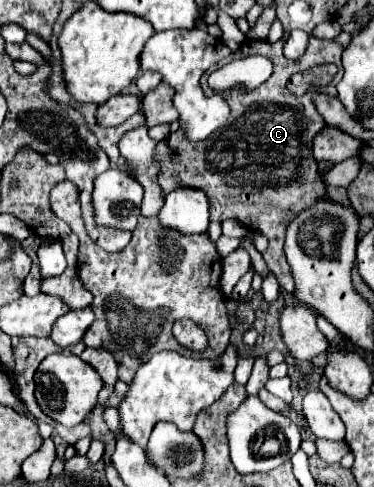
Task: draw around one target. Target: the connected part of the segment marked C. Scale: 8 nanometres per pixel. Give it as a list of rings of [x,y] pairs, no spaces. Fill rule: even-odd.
[[[310,35],[310,41],[308,41],[308,47],[306,47],[306,53],[296,59],[296,61],[290,61],[284,57],[284,43],[286,43],[286,37],[282,37],[280,41],[276,43],[270,43],[270,41],[244,41],[242,47],[234,53],[234,57],[248,57],[248,55],[264,55],[264,57],[274,57],[274,75],[262,83],[260,87],[256,87],[254,91],[246,91],[246,93],[232,93],[228,95],[228,105],[230,105],[230,121],[218,129],[216,133],[212,133],[206,141],[200,141],[200,143],[190,143],[184,139],[184,133],[182,131],[176,131],[172,133],[166,143],[158,143],[156,147],[156,157],[158,157],[158,163],[160,163],[160,175],[158,175],[158,181],[164,189],[164,193],[176,189],[176,187],[196,187],[196,189],[202,189],[206,191],[206,195],[210,197],[210,205],[212,205],[212,221],[224,221],[224,219],[230,219],[230,217],[238,217],[248,229],[252,231],[260,231],[268,237],[270,245],[266,249],[266,253],[262,255],[268,269],[278,277],[280,281],[280,287],[286,291],[286,293],[292,293],[294,291],[294,281],[292,281],[292,275],[290,275],[290,267],[286,263],[286,257],[284,257],[284,235],[286,235],[286,225],[288,221],[292,221],[298,211],[310,207],[314,201],[326,197],[326,189],[324,185],[320,183],[318,179],[318,165],[312,157],[312,139],[314,135],[326,127],[326,123],[322,121],[322,117],[316,113],[312,101],[310,101],[310,95],[312,91],[308,91],[306,95],[302,97],[296,97],[292,95],[288,89],[286,89],[286,81],[290,79],[290,75],[302,71],[302,69],[308,69],[312,67],[312,63],[334,63],[338,65],[338,79],[342,77],[342,51],[344,47],[336,41],[324,41],[324,39],[316,39]]]

